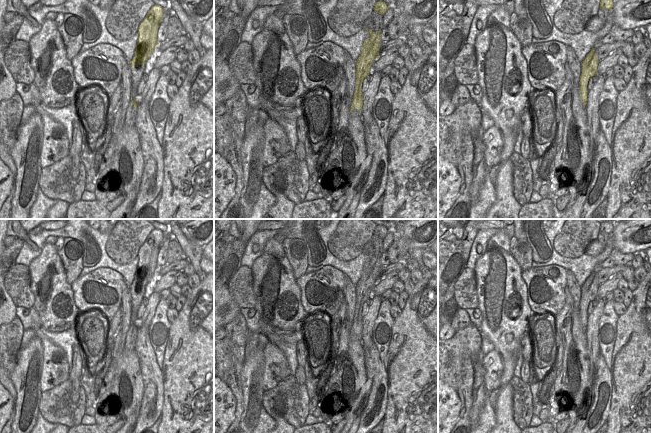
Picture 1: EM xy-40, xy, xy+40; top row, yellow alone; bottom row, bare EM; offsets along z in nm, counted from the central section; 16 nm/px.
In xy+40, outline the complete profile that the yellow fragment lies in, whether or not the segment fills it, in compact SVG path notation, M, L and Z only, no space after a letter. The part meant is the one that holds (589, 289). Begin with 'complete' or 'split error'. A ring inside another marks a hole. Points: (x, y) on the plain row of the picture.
complete; M595 272L591 273L591 275L581 286L579 318L583 328L587 328L588 305L591 301L597 299L597 291L599 286L600 285L598 284L598 280L595 277Z

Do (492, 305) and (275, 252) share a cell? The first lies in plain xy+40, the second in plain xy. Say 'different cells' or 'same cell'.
same cell

